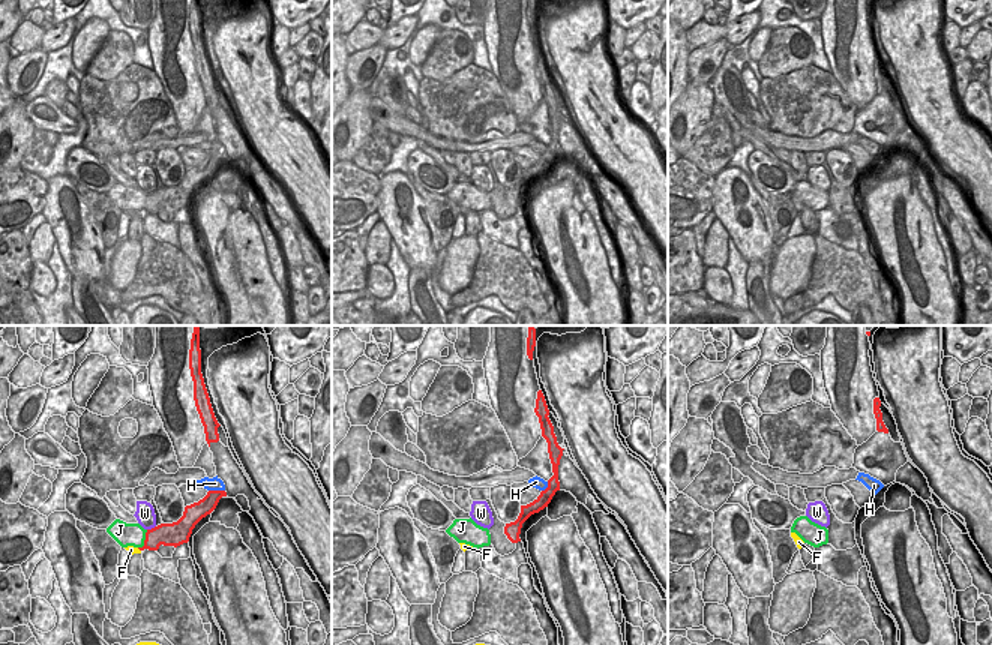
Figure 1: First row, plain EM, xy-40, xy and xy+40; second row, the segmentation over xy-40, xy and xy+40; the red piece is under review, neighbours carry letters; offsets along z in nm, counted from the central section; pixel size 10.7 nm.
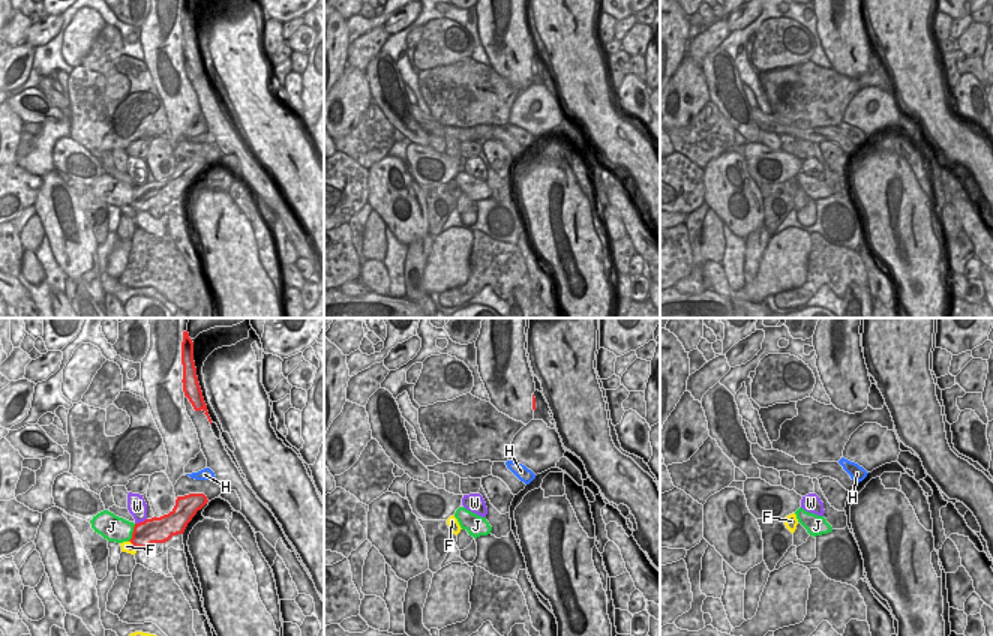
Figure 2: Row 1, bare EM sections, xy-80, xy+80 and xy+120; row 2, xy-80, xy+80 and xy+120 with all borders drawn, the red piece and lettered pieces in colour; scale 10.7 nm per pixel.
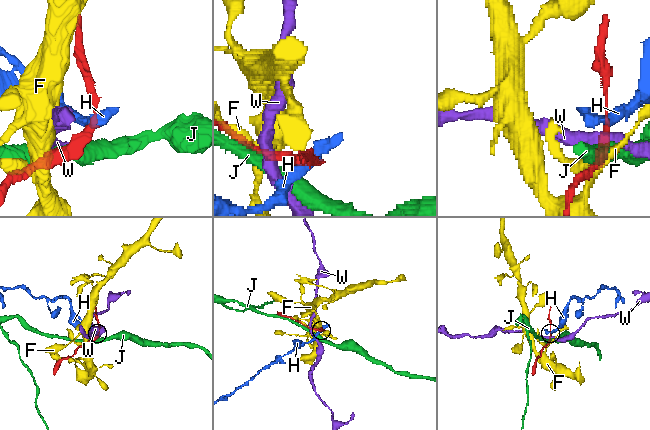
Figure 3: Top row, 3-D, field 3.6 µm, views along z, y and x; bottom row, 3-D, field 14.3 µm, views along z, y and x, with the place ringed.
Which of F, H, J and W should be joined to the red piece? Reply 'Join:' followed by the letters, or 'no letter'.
Join: no letter

